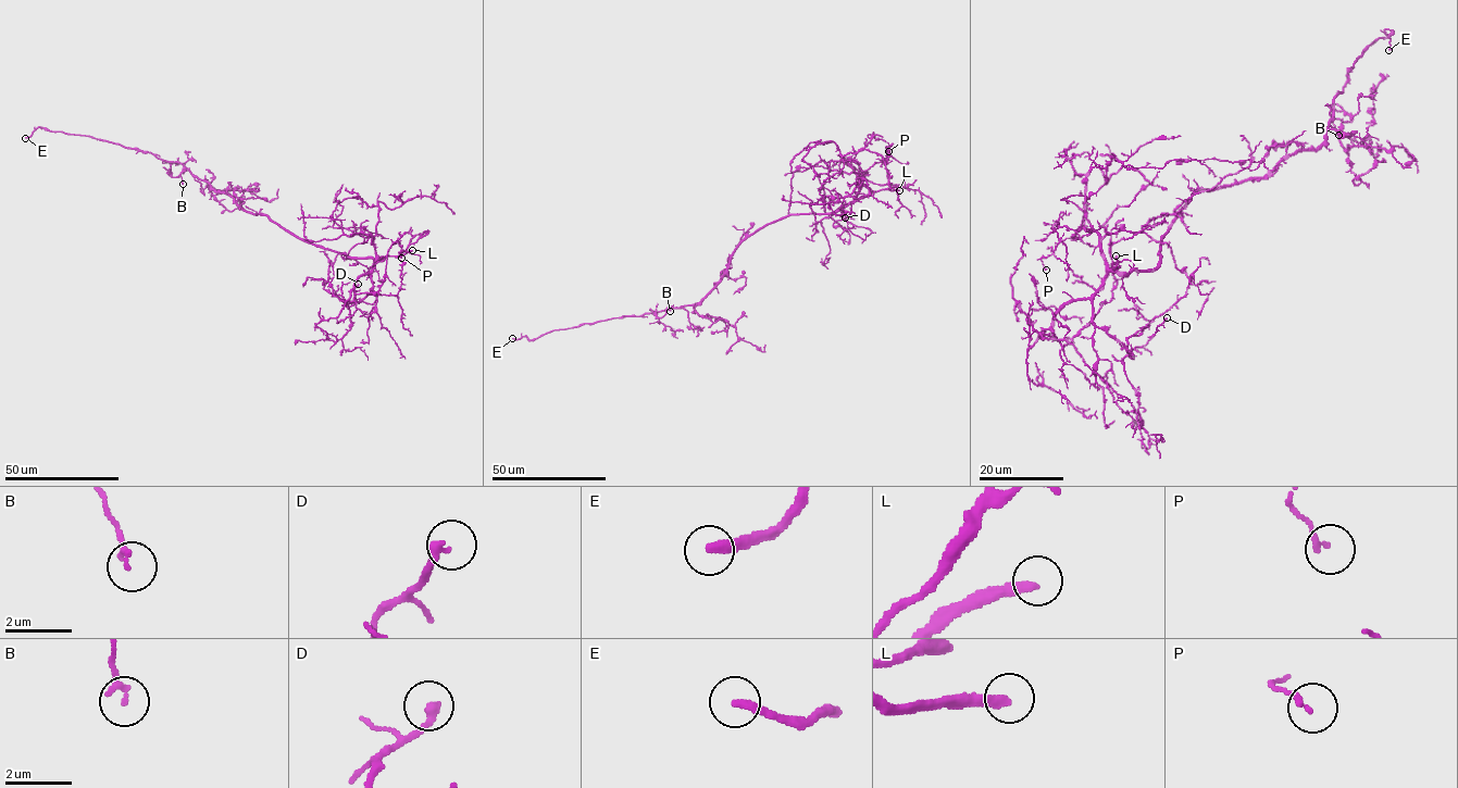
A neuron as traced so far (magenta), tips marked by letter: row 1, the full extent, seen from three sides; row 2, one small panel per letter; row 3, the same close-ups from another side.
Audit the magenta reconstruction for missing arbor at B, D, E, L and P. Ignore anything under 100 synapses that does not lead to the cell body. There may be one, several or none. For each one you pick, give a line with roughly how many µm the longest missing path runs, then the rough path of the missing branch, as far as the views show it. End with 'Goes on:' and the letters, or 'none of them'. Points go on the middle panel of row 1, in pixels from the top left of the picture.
E: missing 140 µm
L: missing 35 µm; course (899, 190), (921, 188), (934, 175), (947, 171)
Goes on: E, L

